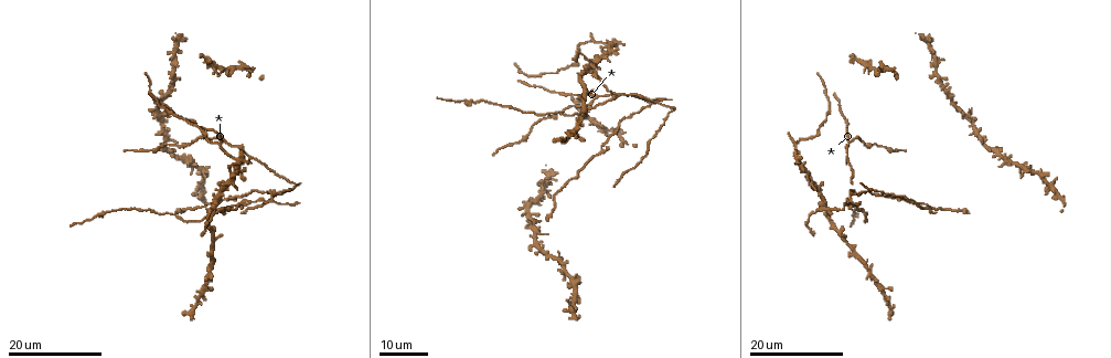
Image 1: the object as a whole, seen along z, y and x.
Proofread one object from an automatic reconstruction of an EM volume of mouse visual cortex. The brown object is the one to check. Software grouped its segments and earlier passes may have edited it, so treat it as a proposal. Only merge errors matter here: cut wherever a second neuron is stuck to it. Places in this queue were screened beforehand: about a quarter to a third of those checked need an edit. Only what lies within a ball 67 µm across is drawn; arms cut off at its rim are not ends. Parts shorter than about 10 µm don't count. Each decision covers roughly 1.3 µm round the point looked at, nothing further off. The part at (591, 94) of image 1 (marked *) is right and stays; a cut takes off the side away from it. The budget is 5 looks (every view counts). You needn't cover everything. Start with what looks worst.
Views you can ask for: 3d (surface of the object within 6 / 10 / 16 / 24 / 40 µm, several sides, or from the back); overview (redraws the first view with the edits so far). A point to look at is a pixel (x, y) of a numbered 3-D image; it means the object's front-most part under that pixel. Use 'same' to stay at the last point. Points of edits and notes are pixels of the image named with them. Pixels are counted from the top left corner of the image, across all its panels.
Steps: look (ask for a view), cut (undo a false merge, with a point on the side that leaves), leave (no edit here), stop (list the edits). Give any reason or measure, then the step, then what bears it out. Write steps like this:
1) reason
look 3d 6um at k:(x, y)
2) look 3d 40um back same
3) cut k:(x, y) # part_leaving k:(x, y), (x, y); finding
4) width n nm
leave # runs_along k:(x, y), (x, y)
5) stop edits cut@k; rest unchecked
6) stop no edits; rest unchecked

three-way junction
look 3d 16um at 1:(226, 140)

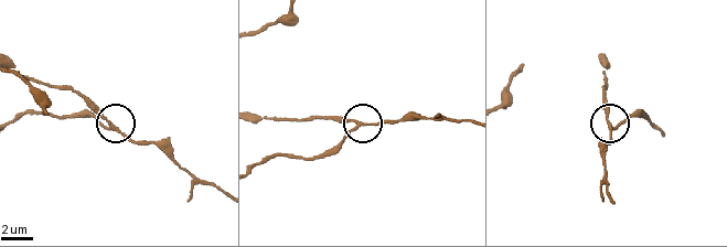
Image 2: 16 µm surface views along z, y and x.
zoom in
look 3d 10um at 2:(113, 125)

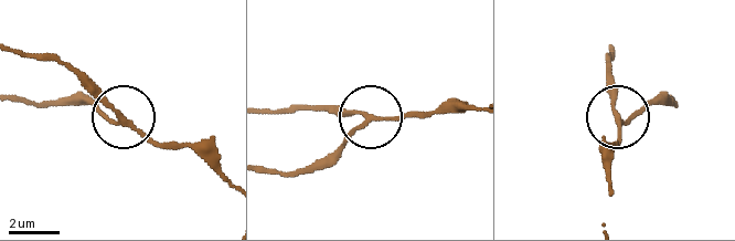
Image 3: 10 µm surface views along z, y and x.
leave # runs_along 3:(611, 90), (614, 108), (624, 119), (660, 92); all the same neuron

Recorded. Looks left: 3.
three arms meet
look 3d 24um at 1:(273, 196)

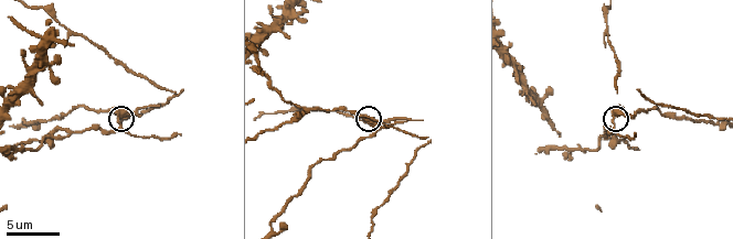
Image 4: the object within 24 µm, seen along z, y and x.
look 3d 6um at 4:(612, 120)

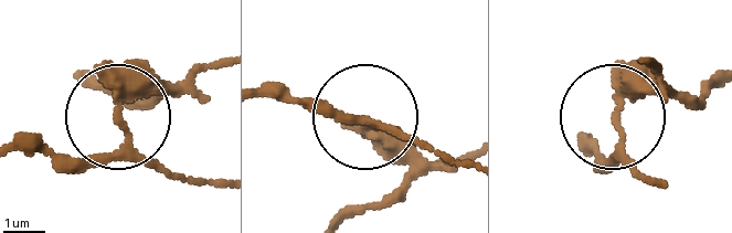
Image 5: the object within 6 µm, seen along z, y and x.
cut 5:(126, 65) # part_leaving 5:(622, 128), (646, 96), (713, 88); a second neuron is stuck on

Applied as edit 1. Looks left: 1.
stop edits cut@5; rest unchecked

